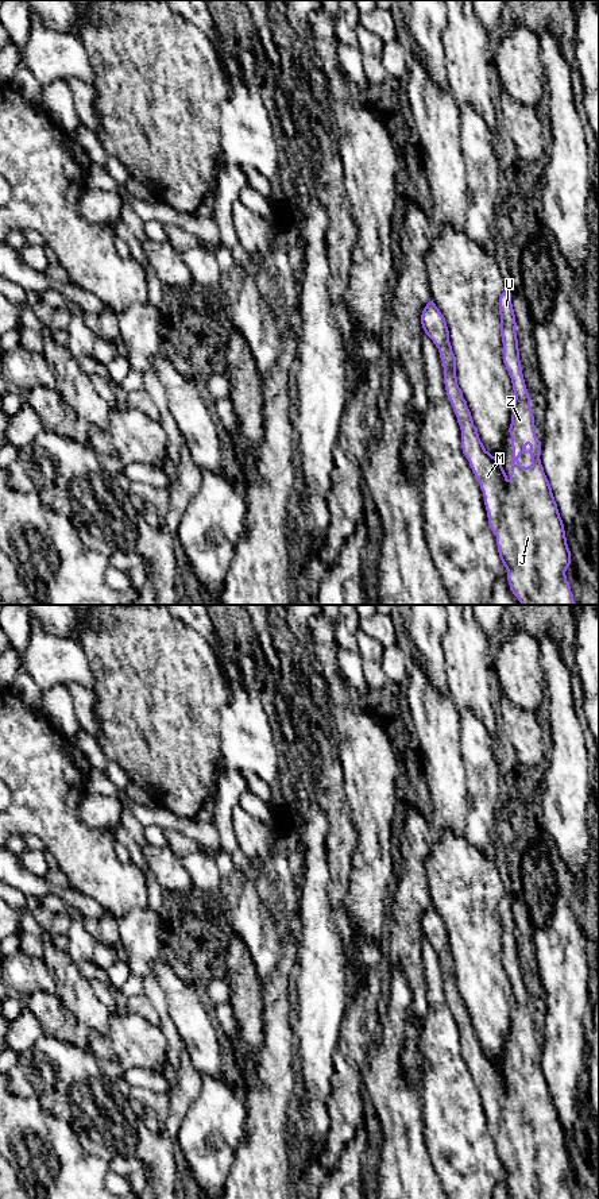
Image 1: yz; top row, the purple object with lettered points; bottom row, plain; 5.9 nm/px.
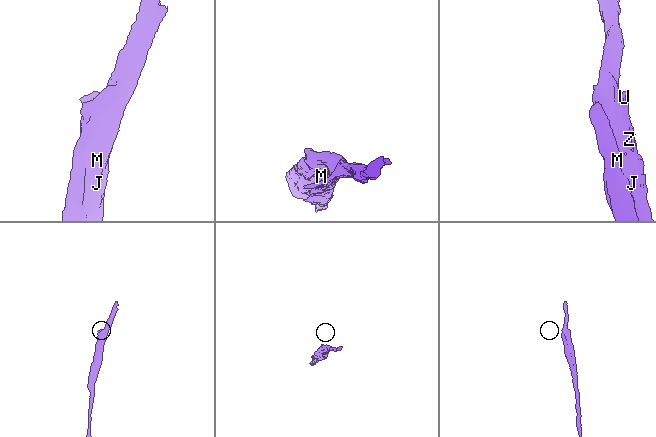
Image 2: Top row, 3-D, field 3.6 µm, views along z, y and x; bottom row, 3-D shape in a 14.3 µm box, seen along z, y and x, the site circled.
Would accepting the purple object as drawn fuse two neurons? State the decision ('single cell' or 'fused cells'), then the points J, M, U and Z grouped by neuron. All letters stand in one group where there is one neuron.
single cell; groups J M U Z

